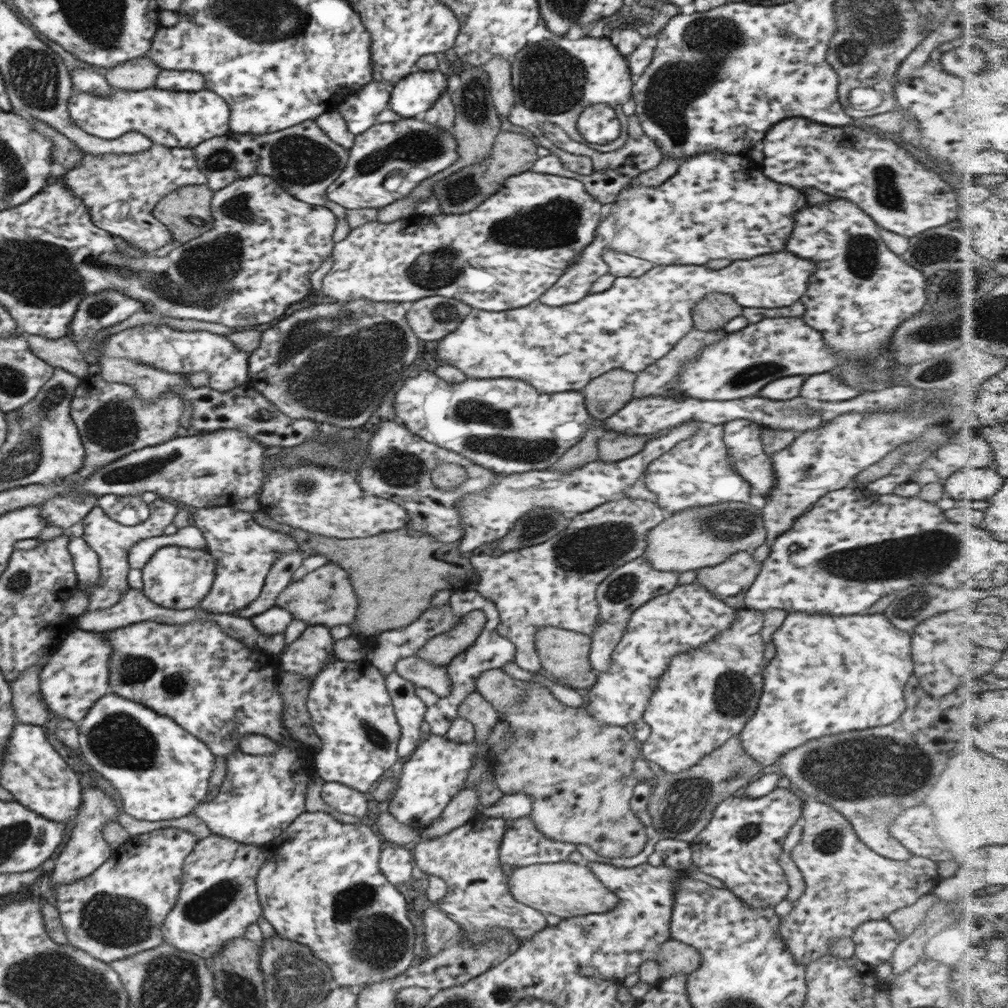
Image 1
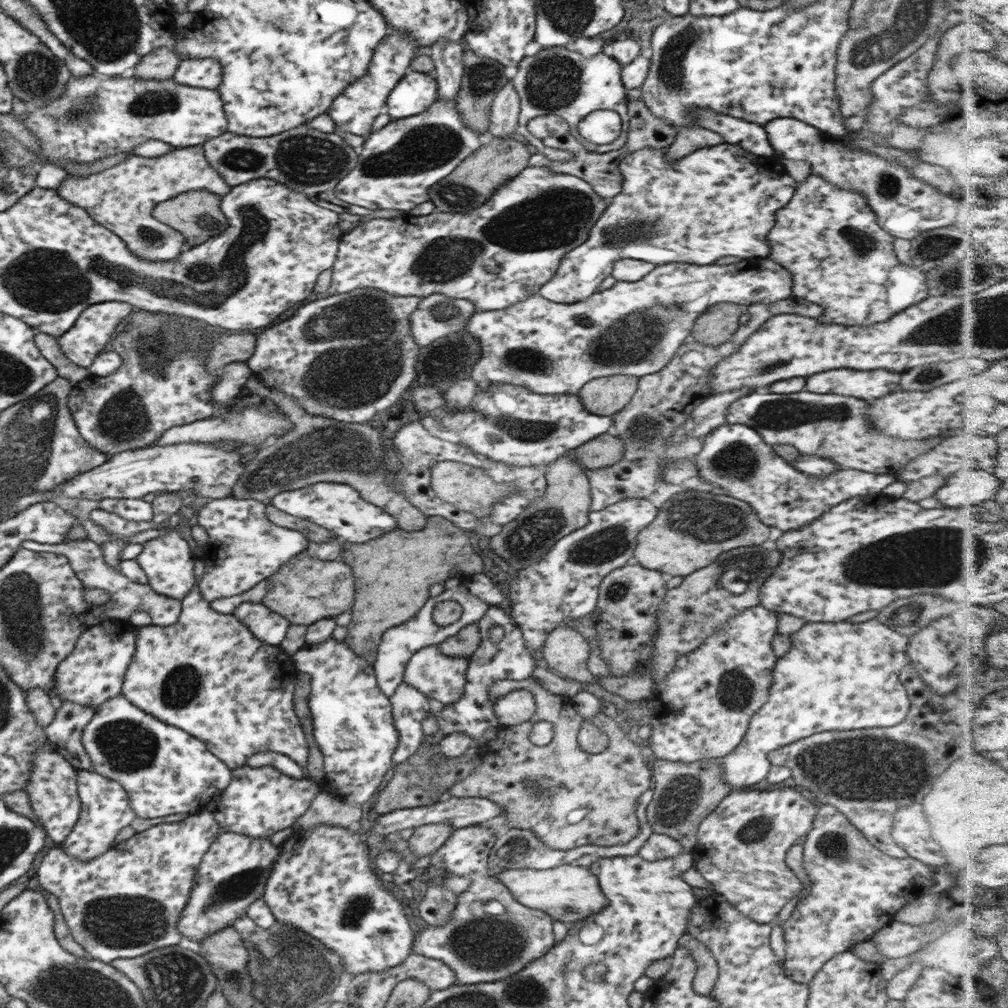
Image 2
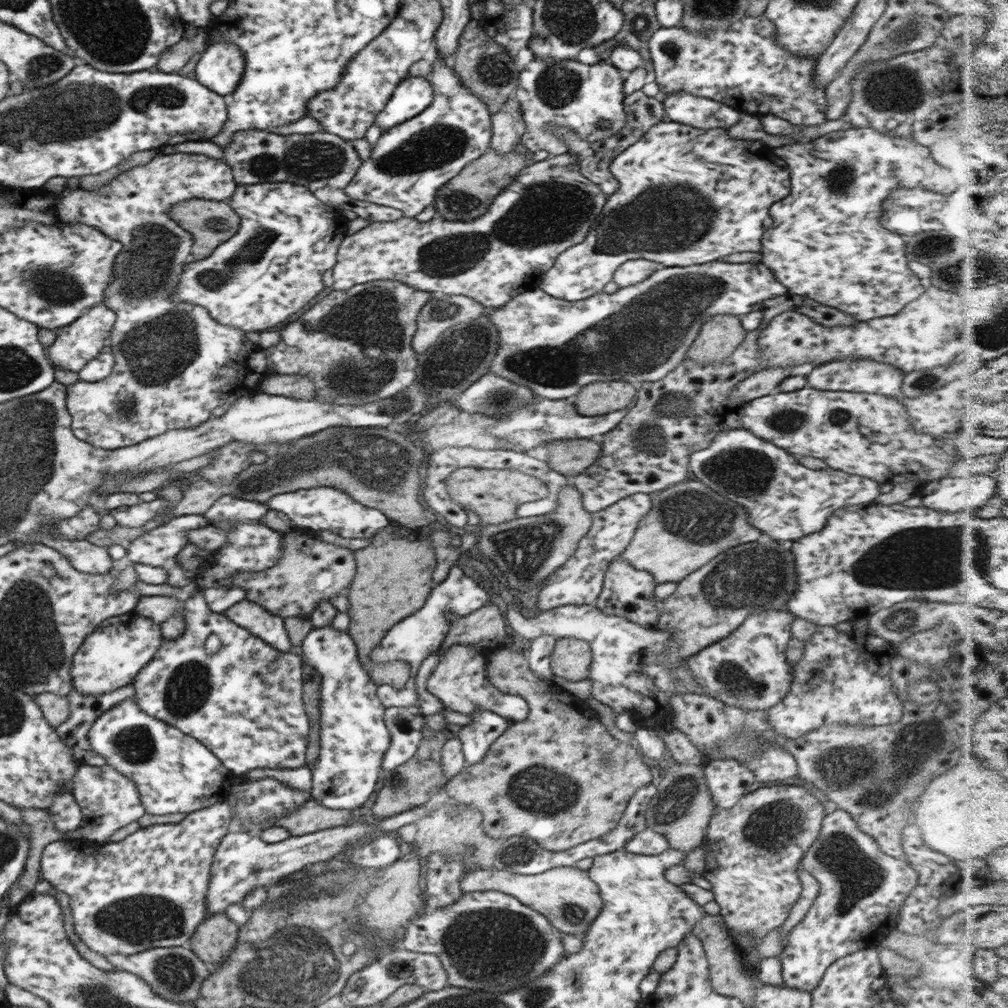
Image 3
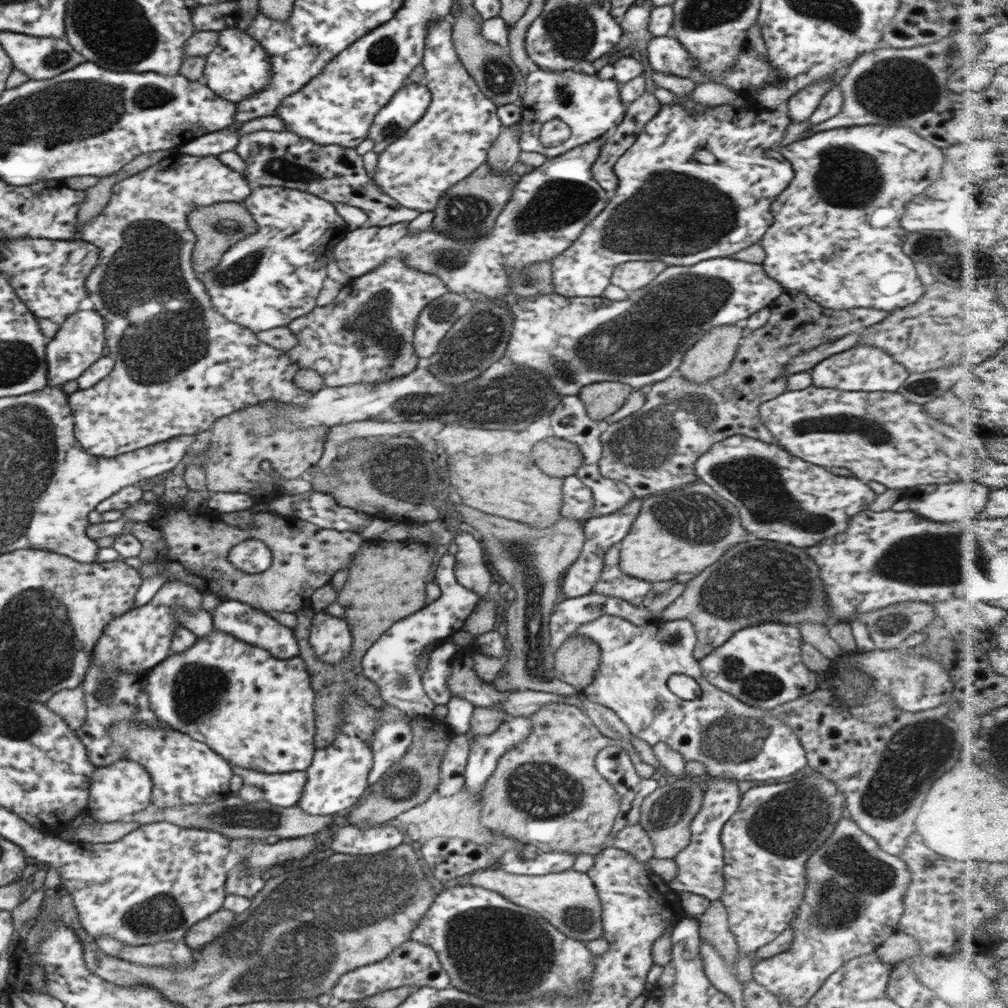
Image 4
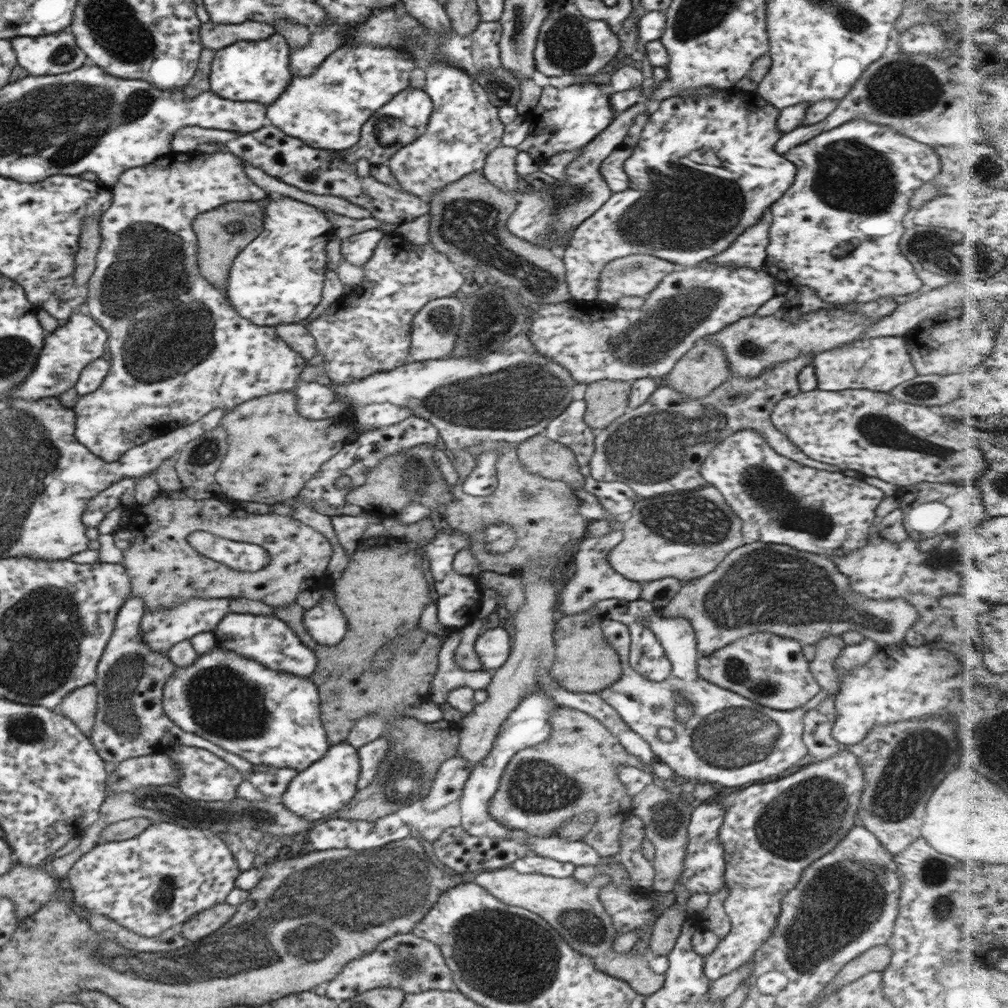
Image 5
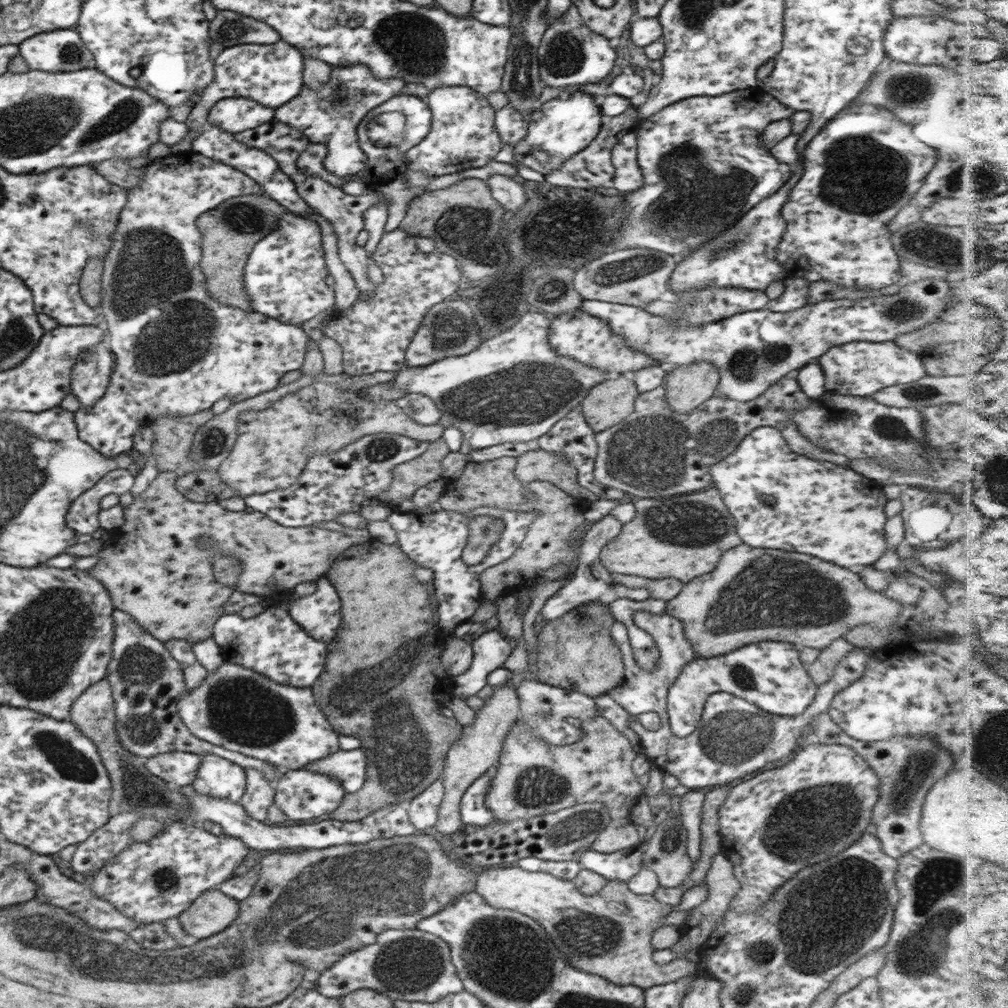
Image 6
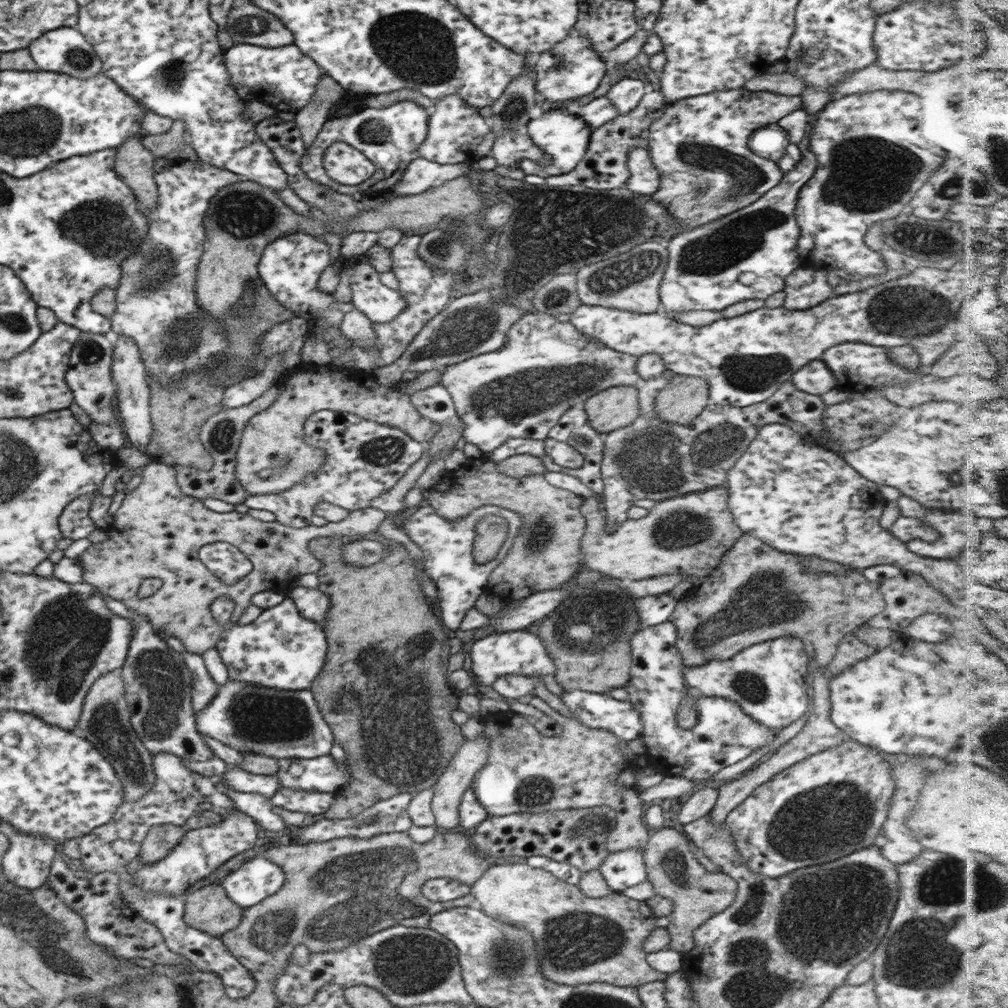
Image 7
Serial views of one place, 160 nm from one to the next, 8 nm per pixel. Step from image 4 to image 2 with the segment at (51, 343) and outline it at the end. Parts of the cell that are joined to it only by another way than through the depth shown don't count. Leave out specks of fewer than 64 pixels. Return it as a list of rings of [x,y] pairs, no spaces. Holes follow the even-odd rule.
[[[99,302],[86,306],[75,319],[75,322],[61,336],[56,337],[57,344],[64,354],[69,364],[77,368],[88,368],[93,359],[103,351],[105,343],[111,339],[112,334],[116,332],[116,327],[121,318],[127,316],[133,307],[123,302]]]

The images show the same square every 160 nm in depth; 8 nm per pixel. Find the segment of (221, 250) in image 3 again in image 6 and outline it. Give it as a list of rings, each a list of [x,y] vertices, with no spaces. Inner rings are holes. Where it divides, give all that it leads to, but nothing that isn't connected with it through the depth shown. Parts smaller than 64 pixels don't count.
[[[285,211],[277,230],[259,239],[243,265],[245,295],[255,313],[279,322],[300,325],[335,305],[332,288],[323,281],[326,275],[320,230],[311,220]]]

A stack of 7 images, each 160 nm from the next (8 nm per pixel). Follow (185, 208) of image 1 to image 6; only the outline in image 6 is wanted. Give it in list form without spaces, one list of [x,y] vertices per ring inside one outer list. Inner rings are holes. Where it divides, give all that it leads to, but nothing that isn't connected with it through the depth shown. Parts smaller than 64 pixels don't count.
[[[243,195],[221,202],[213,210],[205,211],[197,218],[196,226],[201,233],[200,269],[206,280],[206,292],[215,302],[244,311],[254,312],[245,295],[243,265],[252,246],[269,232],[277,230],[280,216],[287,211],[271,198],[259,195]]]

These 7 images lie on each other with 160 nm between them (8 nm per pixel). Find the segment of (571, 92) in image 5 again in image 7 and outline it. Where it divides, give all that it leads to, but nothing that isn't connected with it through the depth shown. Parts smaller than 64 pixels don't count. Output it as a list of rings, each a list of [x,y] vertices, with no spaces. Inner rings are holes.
[[[559,107],[558,109],[544,110],[538,118],[529,119],[526,124],[526,134],[537,148],[549,155],[551,163],[548,166],[540,167],[531,160],[522,159],[517,162],[517,167],[524,175],[535,175],[545,179],[566,174],[581,161],[589,147],[591,130],[579,115],[566,113],[562,107]]]

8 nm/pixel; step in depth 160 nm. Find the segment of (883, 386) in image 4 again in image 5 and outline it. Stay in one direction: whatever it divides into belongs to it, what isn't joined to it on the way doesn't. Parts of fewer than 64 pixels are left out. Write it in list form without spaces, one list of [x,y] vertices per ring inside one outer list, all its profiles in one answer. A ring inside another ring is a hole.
[[[879,336],[845,343],[831,350],[812,356],[816,388],[824,391],[865,389],[889,393],[892,388],[911,380],[916,374],[913,363],[906,353],[904,337]]]

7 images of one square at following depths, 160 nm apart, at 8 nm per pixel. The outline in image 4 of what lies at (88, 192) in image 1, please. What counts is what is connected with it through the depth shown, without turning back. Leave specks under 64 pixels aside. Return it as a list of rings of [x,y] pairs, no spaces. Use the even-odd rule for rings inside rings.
[[[181,153],[174,155],[169,154],[168,157],[159,160],[157,163],[153,163],[152,166],[149,166],[146,170],[130,175],[120,182],[113,184],[107,205],[102,206],[93,220],[85,222],[79,230],[76,230],[75,238],[91,243],[98,248],[97,264],[93,267],[90,275],[85,279],[84,288],[87,290],[87,297],[93,303],[93,310],[99,313],[103,318],[107,318],[105,312],[121,314],[121,312],[127,312],[127,310],[133,308],[133,306],[145,304],[147,300],[155,300],[155,302],[159,302],[159,304],[165,304],[167,308],[177,306],[177,304],[171,304],[171,300],[179,300],[179,310],[163,310],[161,314],[155,314],[153,318],[145,320],[143,324],[131,324],[129,328],[123,330],[123,334],[121,334],[121,338],[119,338],[117,342],[115,342],[115,338],[109,336],[104,348],[106,352],[111,353],[111,357],[114,360],[113,368],[99,380],[99,382],[96,382],[92,388],[78,388],[75,393],[71,393],[66,397],[68,407],[73,417],[74,438],[82,446],[85,453],[102,457],[114,457],[118,454],[131,452],[132,450],[155,444],[156,442],[163,442],[169,438],[177,437],[178,435],[194,436],[203,430],[208,430],[207,428],[209,428],[212,422],[215,422],[215,419],[241,410],[249,404],[257,404],[263,400],[273,399],[281,403],[304,405],[304,402],[309,400],[309,397],[313,394],[313,392],[300,390],[300,388],[297,388],[292,383],[295,372],[297,372],[299,368],[294,362],[289,360],[285,352],[277,350],[264,342],[259,342],[254,331],[239,326],[235,322],[225,320],[212,307],[211,301],[209,301],[209,295],[205,293],[202,282],[197,279],[197,274],[195,274],[192,269],[190,256],[192,255],[192,248],[194,247],[196,237],[192,234],[192,231],[187,225],[187,213],[198,206],[213,205],[221,202],[242,203],[242,201],[251,194],[251,188],[252,187],[249,186],[241,175],[225,166],[225,164],[221,164],[221,161],[215,156],[191,156]]]

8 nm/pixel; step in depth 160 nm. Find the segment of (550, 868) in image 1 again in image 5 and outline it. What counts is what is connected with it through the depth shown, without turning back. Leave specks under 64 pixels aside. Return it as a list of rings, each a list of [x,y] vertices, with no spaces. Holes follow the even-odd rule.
[[[510,866],[491,871],[476,872],[471,882],[485,889],[492,897],[504,902],[506,905],[525,908],[539,918],[551,924],[559,936],[579,954],[591,957],[597,970],[609,976],[625,981],[637,994],[646,997],[661,988],[664,974],[655,974],[648,969],[648,950],[642,954],[629,952],[616,952],[612,950],[612,940],[617,936],[612,927],[612,920],[605,912],[599,899],[599,889],[609,885],[612,879],[606,875],[596,874],[586,883],[575,880],[572,876],[555,878],[543,874],[519,874]]]

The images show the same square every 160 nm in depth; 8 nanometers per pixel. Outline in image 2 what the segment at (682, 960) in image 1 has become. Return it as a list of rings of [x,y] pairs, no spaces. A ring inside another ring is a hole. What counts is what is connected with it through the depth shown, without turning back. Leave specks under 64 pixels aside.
[[[682,934],[678,938],[678,948],[685,947],[695,961],[695,974],[692,980],[692,989],[697,994],[709,995],[717,978],[717,965],[713,955],[705,945],[695,940],[690,934]]]

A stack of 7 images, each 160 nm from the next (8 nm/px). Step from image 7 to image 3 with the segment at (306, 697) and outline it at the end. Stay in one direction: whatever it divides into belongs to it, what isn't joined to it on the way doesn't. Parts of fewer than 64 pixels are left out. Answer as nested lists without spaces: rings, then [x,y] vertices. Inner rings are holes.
[[[199,587],[182,603],[184,606],[184,611],[182,612],[184,622],[183,632],[179,635],[179,638],[173,640],[163,639],[161,646],[159,646],[157,652],[153,654],[152,660],[149,660],[149,662],[137,672],[137,676],[132,679],[131,684],[134,690],[136,706],[149,717],[169,723],[171,726],[178,728],[183,734],[188,734],[190,737],[198,740],[209,752],[213,753],[215,758],[221,761],[221,764],[226,770],[229,770],[233,776],[243,777],[245,773],[249,772],[249,770],[255,770],[255,768],[287,770],[287,768],[297,768],[305,765],[304,752],[306,751],[307,733],[309,732],[309,718],[305,715],[305,706],[303,705],[302,686],[304,676],[299,654],[297,654],[296,651],[283,653],[274,650],[267,646],[267,644],[261,642],[259,638],[255,638],[248,630],[231,622],[223,613],[211,612],[205,604],[205,599]],[[211,634],[216,636],[220,642],[215,654],[207,654],[204,648],[204,642]]]

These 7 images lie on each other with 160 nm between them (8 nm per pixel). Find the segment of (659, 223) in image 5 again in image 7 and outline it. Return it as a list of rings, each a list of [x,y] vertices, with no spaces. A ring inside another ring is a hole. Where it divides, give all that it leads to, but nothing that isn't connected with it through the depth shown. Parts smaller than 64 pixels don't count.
[[[738,89],[717,90],[695,97],[683,97],[667,104],[659,118],[649,125],[647,133],[646,148],[649,159],[653,167],[659,171],[661,179],[659,190],[652,195],[653,201],[664,206],[679,227],[686,231],[714,222],[717,218],[751,205],[769,188],[773,189],[773,186],[781,181],[783,173],[779,171],[776,163],[765,161],[748,149],[749,135],[763,125],[776,123],[786,114],[799,110],[802,106],[798,95],[785,96],[767,91],[742,92]]]

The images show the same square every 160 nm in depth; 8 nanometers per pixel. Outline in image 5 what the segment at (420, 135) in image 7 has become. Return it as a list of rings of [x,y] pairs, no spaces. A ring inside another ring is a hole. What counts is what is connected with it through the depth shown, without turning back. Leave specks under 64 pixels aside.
[[[408,86],[389,99],[380,109],[377,109],[361,127],[359,140],[348,149],[336,151],[335,158],[339,162],[355,164],[362,158],[369,166],[381,166],[391,158],[395,151],[413,142],[425,132],[425,126],[430,117],[432,102],[422,89]]]

